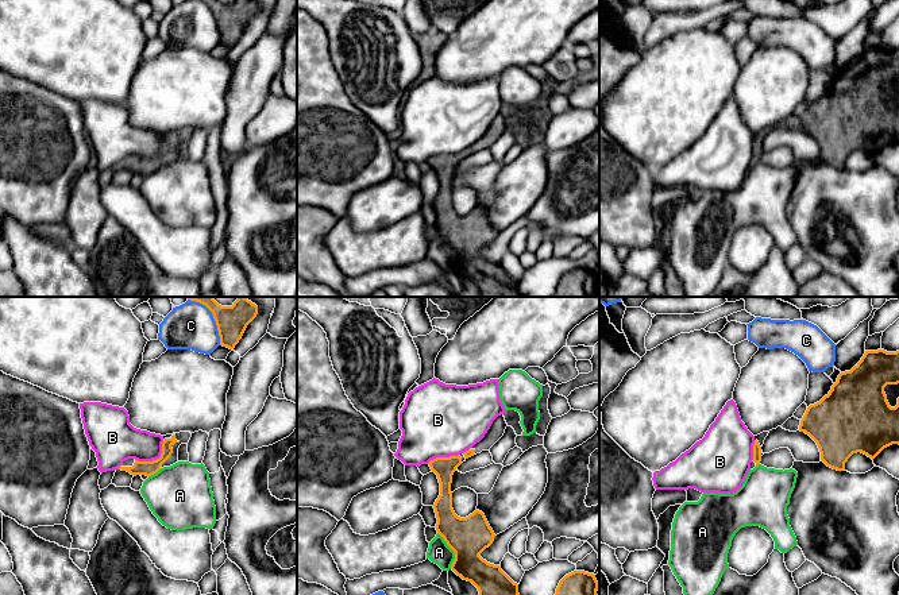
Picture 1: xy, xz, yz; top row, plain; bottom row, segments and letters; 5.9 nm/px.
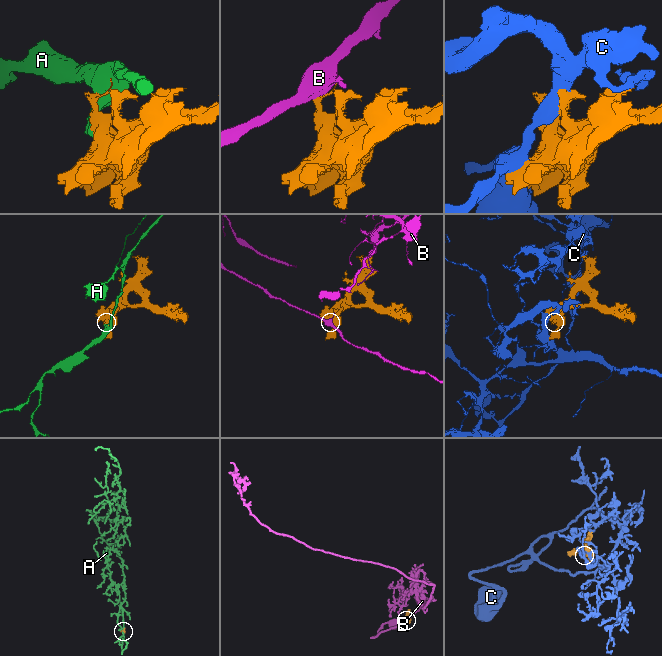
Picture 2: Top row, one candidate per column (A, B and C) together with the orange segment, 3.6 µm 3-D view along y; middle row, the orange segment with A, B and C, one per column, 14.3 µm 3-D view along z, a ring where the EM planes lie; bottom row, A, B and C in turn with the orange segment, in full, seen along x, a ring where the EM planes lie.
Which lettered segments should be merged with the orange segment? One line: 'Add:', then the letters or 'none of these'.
Add: none of these

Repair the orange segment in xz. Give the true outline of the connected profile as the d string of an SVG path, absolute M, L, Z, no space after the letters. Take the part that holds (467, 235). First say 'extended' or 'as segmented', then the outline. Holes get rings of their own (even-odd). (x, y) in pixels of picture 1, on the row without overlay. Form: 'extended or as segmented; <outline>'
extended; M501 112L493 119L485 135L464 151L436 155L428 161L440 181L440 193L433 202L437 216L436 228L455 250L451 267L478 286L479 297L522 295L518 291L518 282L499 263L490 262L479 254L493 242L495 232L482 209L475 208L466 216L455 212L451 181L456 166L468 155L490 148L503 134L506 124L505 115Z

